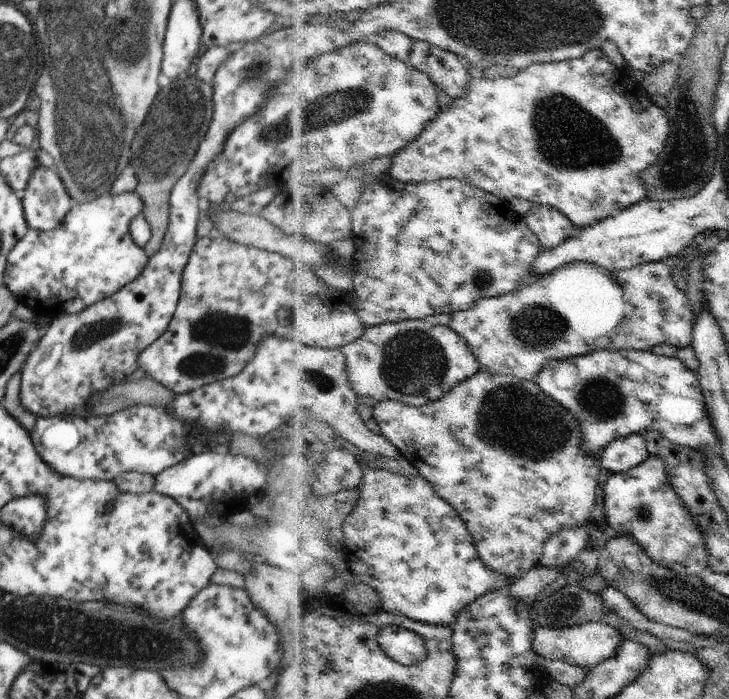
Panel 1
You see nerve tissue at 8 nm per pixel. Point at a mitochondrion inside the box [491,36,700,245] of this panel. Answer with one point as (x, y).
(569, 136)

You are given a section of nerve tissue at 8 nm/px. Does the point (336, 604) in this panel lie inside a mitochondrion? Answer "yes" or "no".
no

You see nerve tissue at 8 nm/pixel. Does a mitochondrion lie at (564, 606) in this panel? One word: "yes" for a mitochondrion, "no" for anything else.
no

